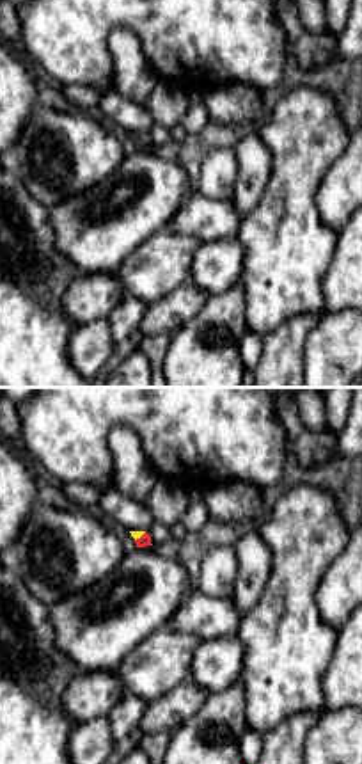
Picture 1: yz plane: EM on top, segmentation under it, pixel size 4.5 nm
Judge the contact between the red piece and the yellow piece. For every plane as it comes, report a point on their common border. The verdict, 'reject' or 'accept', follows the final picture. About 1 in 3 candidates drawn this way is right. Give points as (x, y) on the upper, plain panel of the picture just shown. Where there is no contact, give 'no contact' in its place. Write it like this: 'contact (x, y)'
contact (141, 139)

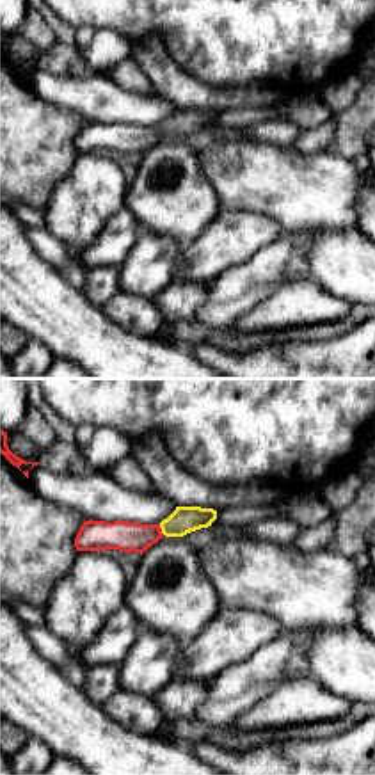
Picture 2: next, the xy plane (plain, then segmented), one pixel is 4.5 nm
contact (160, 132)

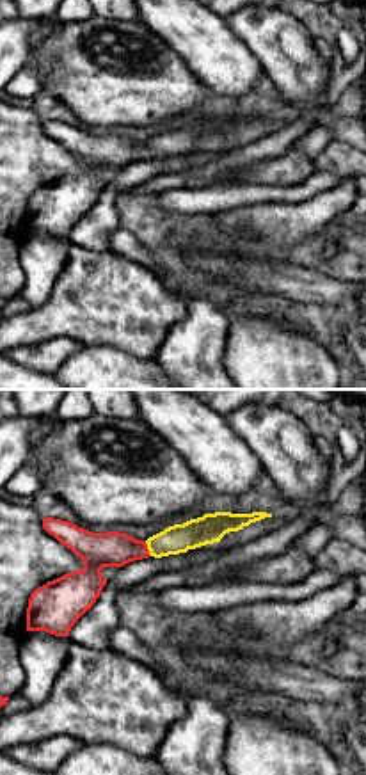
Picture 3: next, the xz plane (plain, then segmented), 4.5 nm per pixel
contact (148, 151)

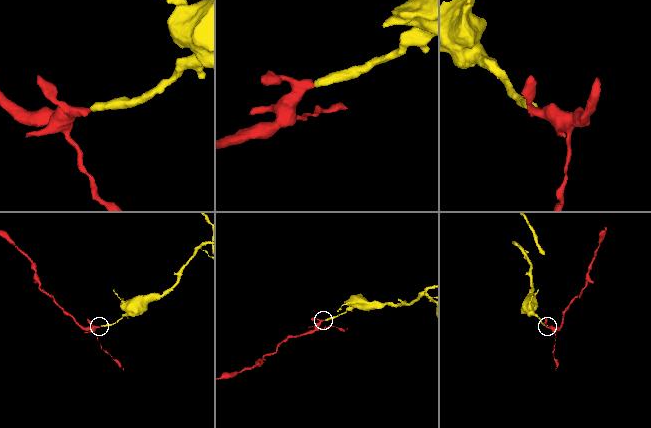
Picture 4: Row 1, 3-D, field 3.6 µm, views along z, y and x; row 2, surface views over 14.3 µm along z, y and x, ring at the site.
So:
accept

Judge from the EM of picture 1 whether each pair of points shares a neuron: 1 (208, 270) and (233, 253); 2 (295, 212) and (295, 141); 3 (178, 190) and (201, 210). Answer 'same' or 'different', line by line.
1: same
2: same
3: different

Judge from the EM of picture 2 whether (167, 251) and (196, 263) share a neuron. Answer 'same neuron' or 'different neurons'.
same neuron

